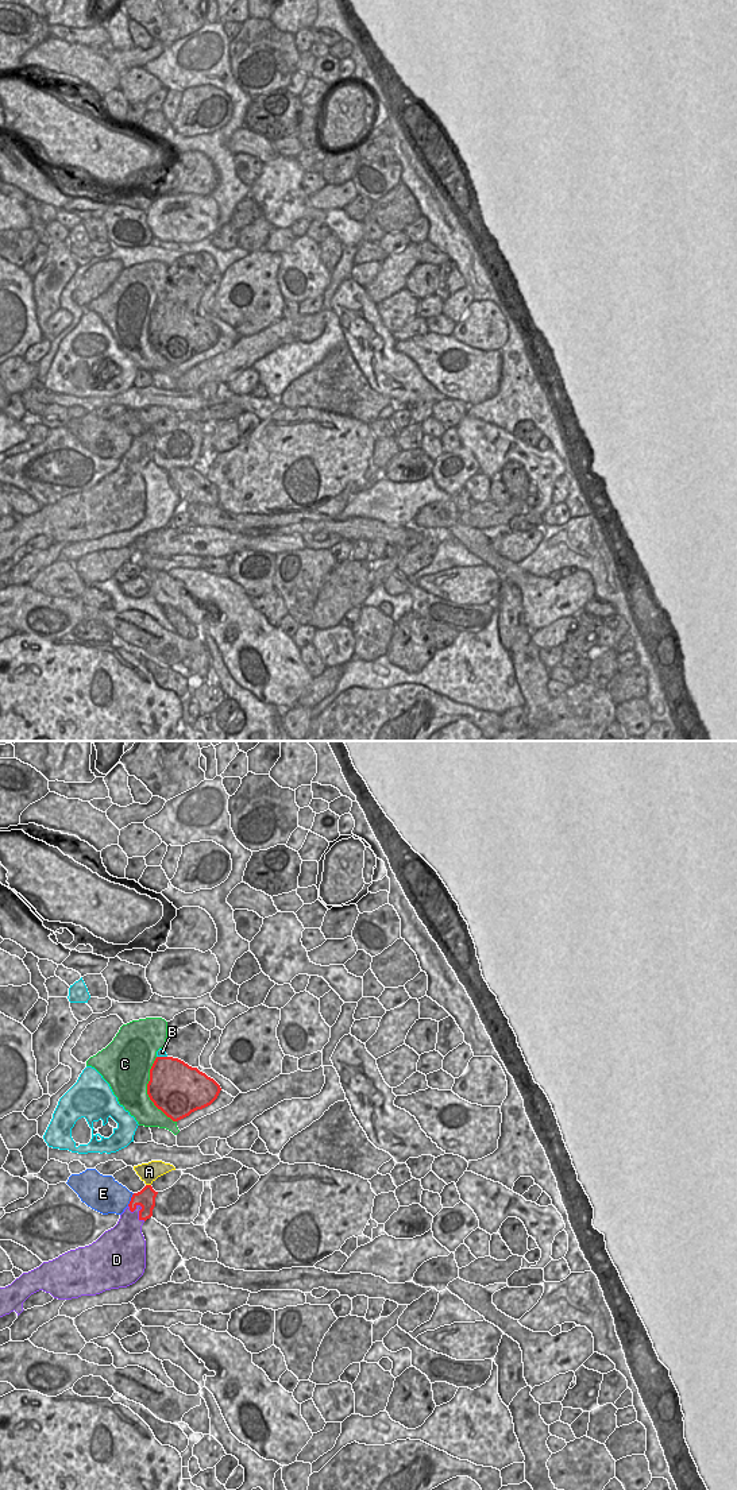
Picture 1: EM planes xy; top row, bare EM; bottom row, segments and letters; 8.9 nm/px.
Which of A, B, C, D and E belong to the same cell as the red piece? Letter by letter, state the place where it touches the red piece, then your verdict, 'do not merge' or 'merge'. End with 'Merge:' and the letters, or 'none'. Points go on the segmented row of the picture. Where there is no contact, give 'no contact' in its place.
A: xy (149, 1185) | do not merge
B: xy (162, 1057) | do not merge
C: xy (147, 1092) | do not merge
D: xy (142, 1208) | do not merge
E: xy (131, 1200) | do not merge
Merge: none

